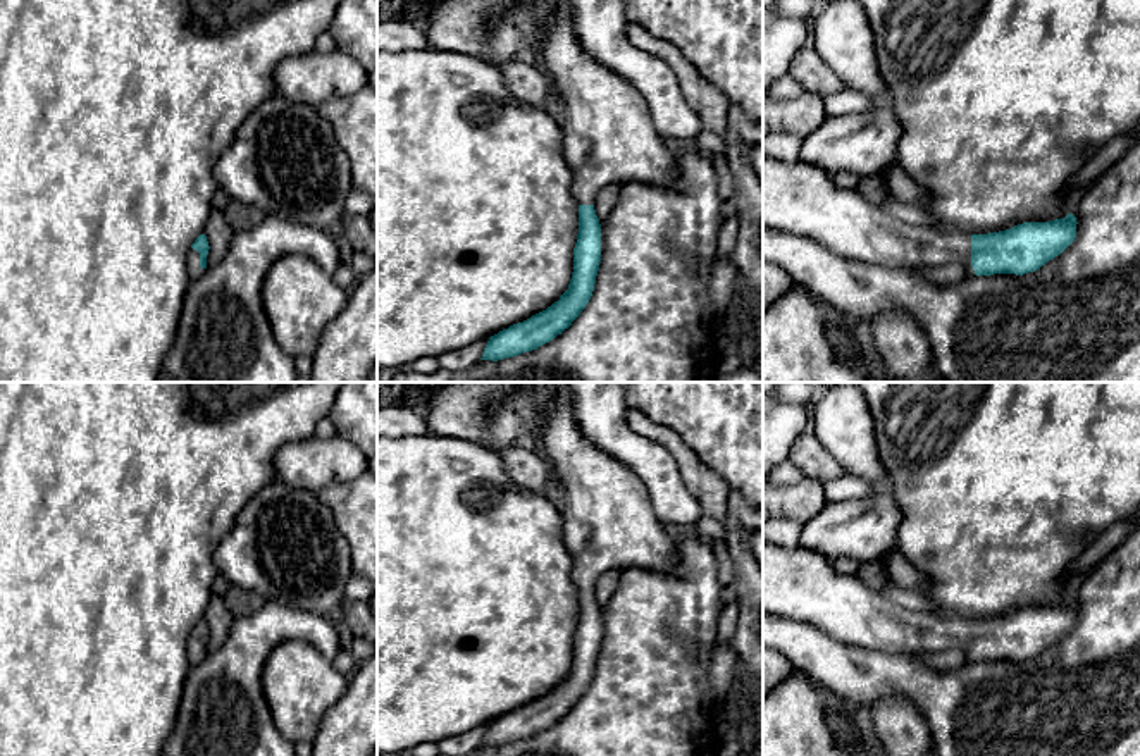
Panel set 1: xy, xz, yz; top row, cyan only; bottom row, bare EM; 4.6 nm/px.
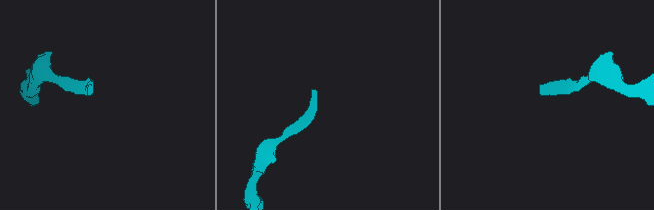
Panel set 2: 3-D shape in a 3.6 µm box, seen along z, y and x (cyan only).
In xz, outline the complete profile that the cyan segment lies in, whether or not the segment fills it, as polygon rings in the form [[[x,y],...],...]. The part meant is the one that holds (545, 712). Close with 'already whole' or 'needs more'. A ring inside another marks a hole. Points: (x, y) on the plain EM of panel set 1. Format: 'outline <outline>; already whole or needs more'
outline [[[567,382],[534,398],[537,449],[563,489],[565,544],[573,556],[579,620],[568,675],[546,696],[491,722],[480,746],[503,746],[537,735],[572,711],[589,689],[601,648],[596,580],[608,570],[673,573],[677,541],[668,534],[649,493],[627,467],[591,444],[579,431]]]; needs more

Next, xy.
outline [[[200,620],[191,630],[186,642],[186,653],[191,666],[198,665],[205,658],[208,635],[210,632],[207,622]]]; needs more

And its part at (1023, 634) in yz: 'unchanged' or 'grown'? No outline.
grown

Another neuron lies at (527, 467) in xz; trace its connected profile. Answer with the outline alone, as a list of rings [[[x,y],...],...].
[[[510,448],[501,455],[510,479],[529,491],[542,493],[544,486],[555,479],[548,458],[537,448]]]

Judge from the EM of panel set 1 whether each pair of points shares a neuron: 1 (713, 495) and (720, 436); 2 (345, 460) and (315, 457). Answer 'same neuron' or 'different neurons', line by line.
1: different neurons
2: same neuron

